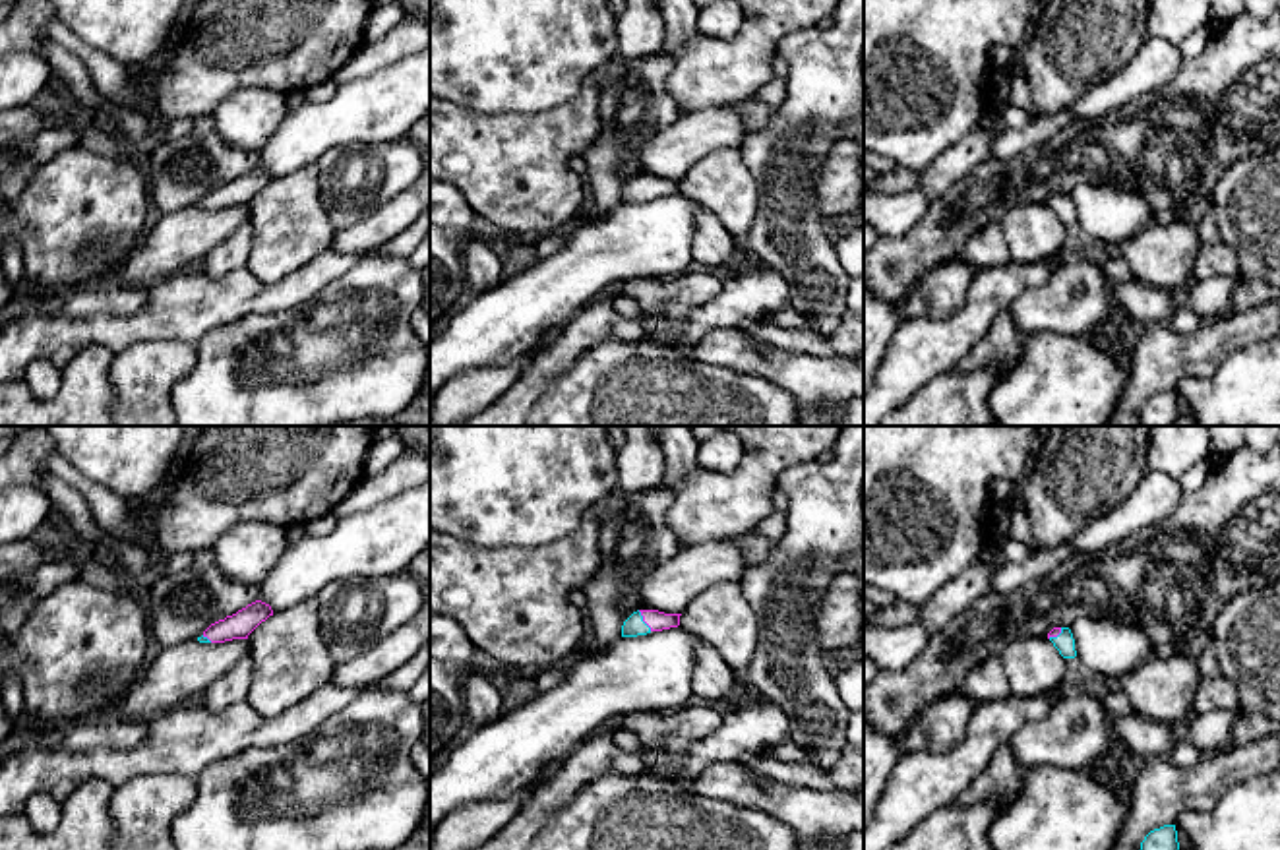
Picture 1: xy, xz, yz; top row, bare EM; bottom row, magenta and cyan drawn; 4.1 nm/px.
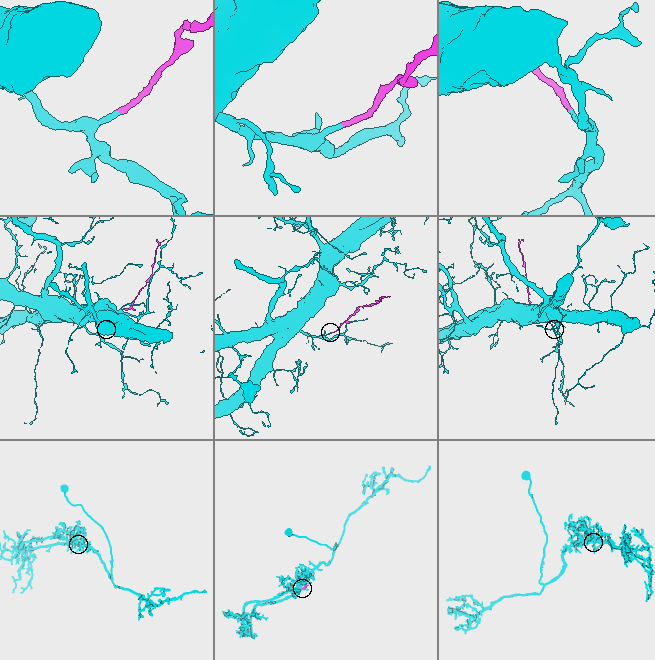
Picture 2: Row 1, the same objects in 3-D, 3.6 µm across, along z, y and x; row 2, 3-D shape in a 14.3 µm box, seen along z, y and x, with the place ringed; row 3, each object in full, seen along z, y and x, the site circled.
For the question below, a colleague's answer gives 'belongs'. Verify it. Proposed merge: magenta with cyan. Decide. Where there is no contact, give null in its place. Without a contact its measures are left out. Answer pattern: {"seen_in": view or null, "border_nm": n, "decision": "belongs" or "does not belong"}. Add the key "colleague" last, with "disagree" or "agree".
{"seen_in": "xz", "border_nm": 110, "decision": "belongs", "colleague": "agree"}

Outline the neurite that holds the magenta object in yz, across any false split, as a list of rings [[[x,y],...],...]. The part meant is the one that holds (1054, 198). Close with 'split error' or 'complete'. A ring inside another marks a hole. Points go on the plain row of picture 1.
[[[1053,194],[1048,199],[1048,205],[1053,209],[1053,213],[1059,217],[1063,225],[1075,225],[1075,205],[1069,194]]]; split error

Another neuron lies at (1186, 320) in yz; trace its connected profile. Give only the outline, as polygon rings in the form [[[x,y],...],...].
[[[1177,306],[1173,321],[1168,327],[1177,333],[1193,333],[1201,323],[1201,318],[1189,306]]]

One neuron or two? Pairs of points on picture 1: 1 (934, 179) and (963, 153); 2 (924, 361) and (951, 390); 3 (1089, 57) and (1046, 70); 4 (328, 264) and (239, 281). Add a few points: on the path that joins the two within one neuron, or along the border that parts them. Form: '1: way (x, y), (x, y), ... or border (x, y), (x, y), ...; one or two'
1: way (942, 173), (955, 161); one
2: border (951, 370), (930, 378), (903, 405); two
3: way (1079, 57), (1066, 57), (1056, 66); one
4: way (304, 283), (279, 297), (254, 301); one

